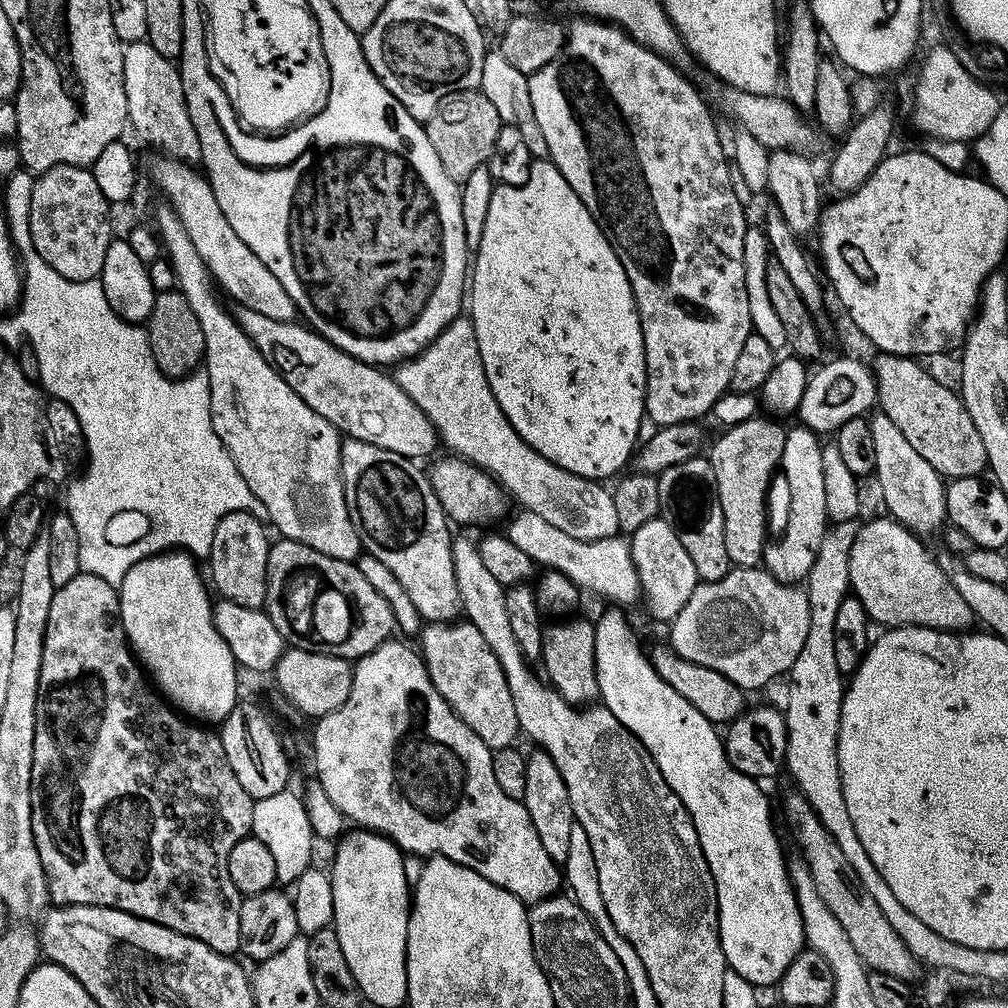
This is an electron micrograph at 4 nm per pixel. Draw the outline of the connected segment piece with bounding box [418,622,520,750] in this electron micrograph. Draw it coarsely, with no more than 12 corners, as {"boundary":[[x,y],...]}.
{"boundary":[[428,622],[438,694],[493,750],[518,736],[506,674],[471,622]]}

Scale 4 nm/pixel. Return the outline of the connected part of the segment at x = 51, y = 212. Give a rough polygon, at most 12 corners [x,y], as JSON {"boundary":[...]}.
{"boundary":[[91,169],[31,188],[31,241],[51,269],[95,280],[114,238]]}

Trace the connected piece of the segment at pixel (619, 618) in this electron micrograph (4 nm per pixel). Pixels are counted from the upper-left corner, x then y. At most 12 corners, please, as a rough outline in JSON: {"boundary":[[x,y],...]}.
{"boundary":[[622,613],[598,696],[698,830],[725,965],[775,985],[805,951],[763,787],[657,674]]}

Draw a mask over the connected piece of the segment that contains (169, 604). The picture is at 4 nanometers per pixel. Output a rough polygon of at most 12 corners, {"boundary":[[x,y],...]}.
{"boundary":[[187,551],[118,586],[137,661],[185,717],[223,722],[238,665]]}

